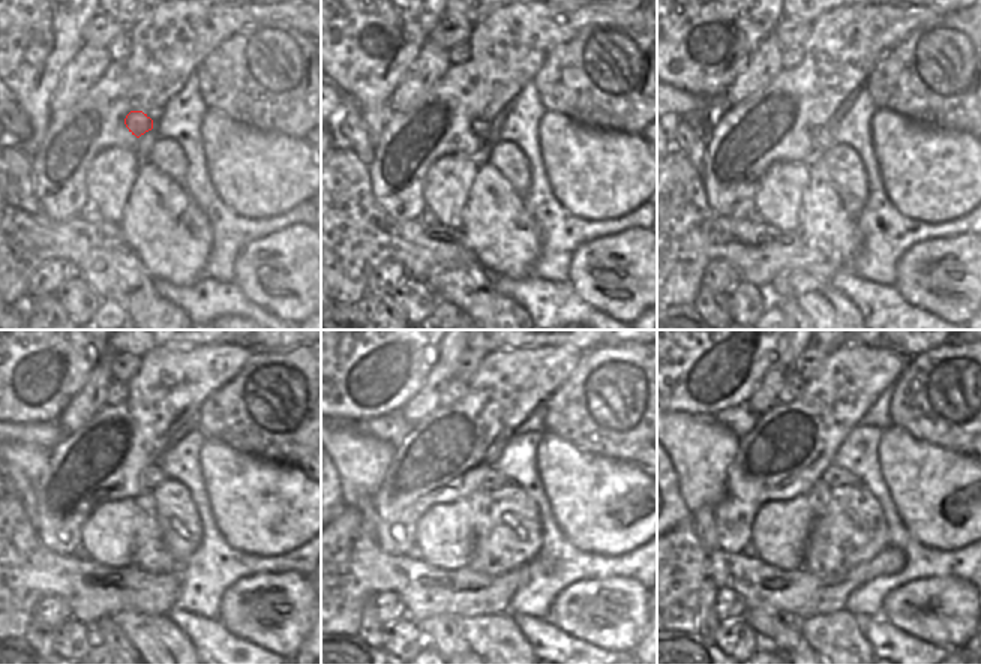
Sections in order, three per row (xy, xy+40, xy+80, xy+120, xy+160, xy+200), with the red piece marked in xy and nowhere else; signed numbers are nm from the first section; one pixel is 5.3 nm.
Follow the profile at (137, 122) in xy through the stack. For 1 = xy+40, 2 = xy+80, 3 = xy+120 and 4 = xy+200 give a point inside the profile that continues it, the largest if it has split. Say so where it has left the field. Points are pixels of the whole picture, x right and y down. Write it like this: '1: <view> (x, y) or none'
1: xy+40 (477, 126)
2: xy+80 (822, 138)
3: xy+120 (152, 475)
4: xy+200 (833, 477)

